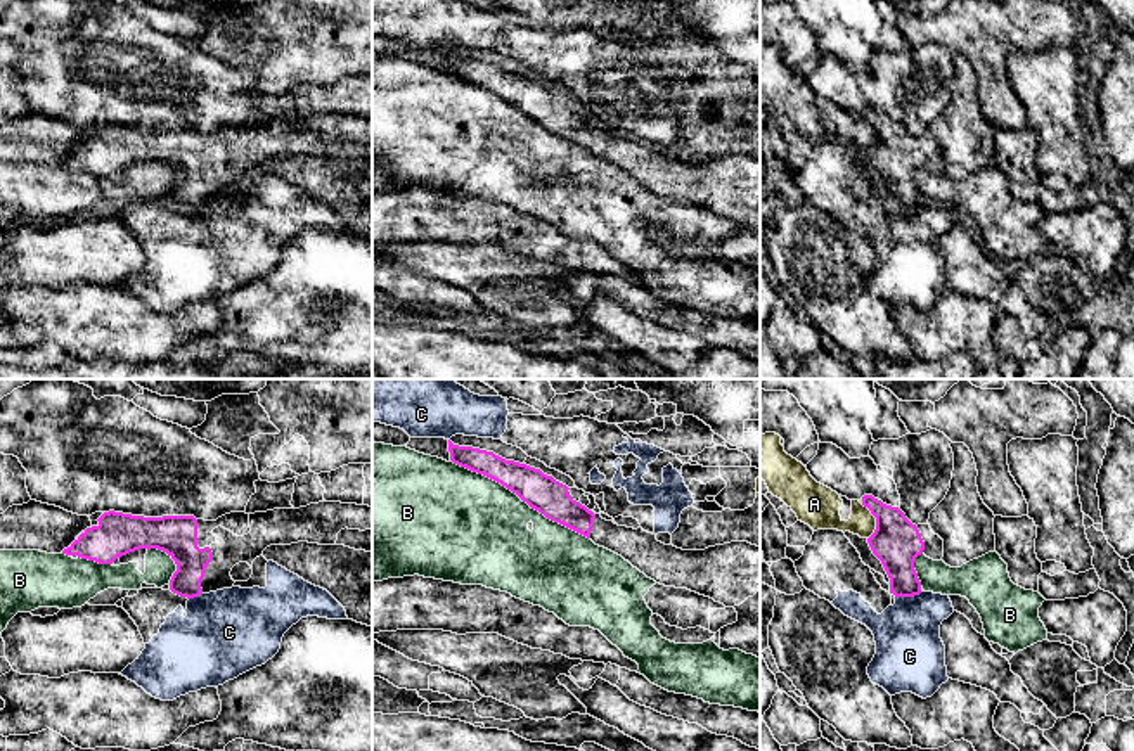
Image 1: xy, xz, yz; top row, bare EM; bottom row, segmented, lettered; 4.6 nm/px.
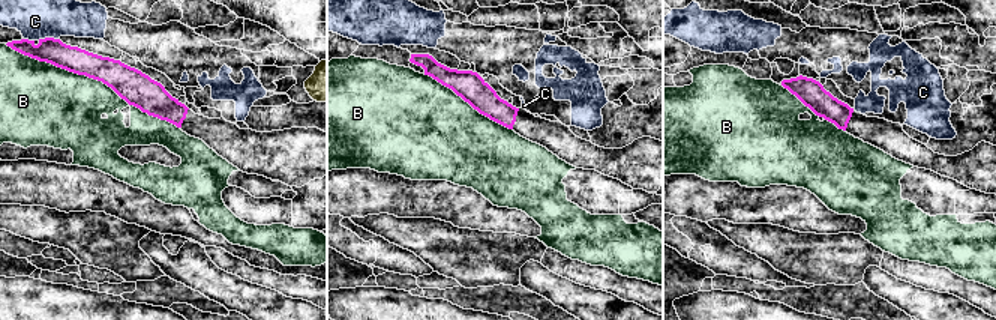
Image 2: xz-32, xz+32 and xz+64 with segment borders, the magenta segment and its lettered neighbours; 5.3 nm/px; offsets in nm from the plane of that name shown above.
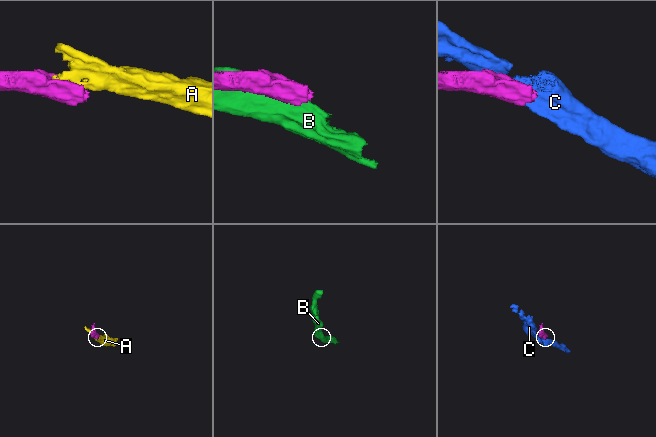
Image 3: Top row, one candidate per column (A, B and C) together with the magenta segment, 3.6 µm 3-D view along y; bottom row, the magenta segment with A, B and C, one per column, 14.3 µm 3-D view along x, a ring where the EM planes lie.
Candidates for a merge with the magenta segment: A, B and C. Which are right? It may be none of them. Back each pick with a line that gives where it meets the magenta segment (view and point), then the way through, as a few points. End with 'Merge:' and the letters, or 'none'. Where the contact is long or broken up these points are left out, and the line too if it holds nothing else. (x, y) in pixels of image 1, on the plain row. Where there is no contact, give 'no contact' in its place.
Merge: none

